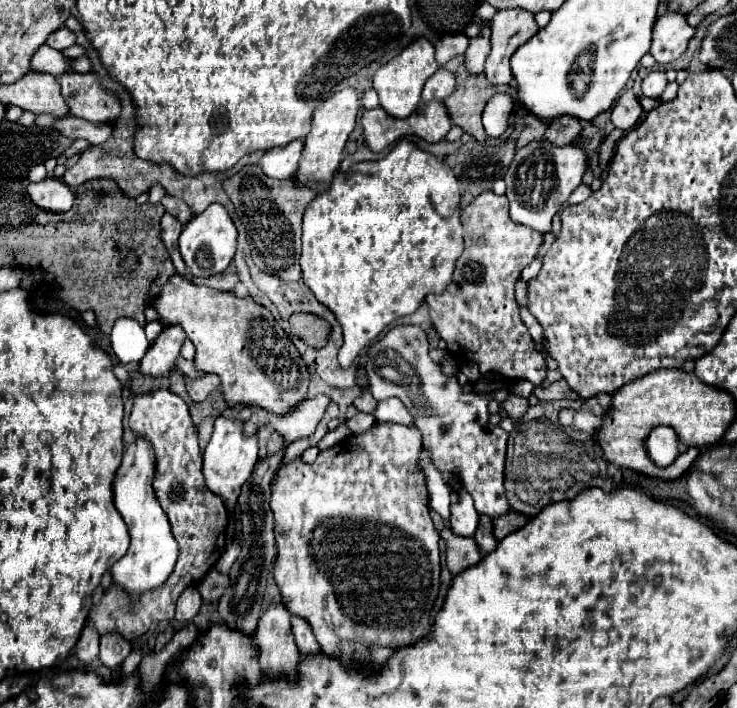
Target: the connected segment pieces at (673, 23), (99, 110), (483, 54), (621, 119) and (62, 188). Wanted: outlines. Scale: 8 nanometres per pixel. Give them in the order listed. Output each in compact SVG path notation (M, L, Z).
M665 12L653 28L653 44L649 54L659 62L659 64L669 64L677 60L685 48L687 42L693 38L695 28L687 24L683 14L677 12Z
M65 72L59 76L59 86L61 86L61 96L69 106L69 112L77 118L95 124L105 124L113 122L121 112L117 96L105 92L99 86L99 76L95 74Z
M483 24L479 36L469 40L469 48L465 50L465 64L467 64L469 74L481 74L483 72L485 58L487 58L489 50L491 50L489 36L491 36L491 30L489 30L487 24Z
M625 90L613 106L611 122L615 124L615 128L631 130L639 122L641 114L643 114L643 108L641 108L639 100L635 98L635 94L631 90Z
M51 176L37 184L29 184L27 194L37 208L45 212L57 212L57 214L69 210L75 200L73 190L63 180Z

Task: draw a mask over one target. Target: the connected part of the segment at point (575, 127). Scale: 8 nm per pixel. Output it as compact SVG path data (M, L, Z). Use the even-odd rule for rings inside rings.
M561 116L555 118L547 130L545 130L545 140L549 140L555 146L569 146L581 132L581 124L573 116Z

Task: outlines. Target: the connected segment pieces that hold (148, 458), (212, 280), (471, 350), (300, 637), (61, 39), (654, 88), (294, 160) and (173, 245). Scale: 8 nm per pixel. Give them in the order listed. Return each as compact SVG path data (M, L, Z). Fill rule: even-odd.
M137 438L137 442L133 442L125 450L121 466L117 468L113 480L113 502L119 514L123 516L125 524L129 526L131 546L127 554L121 560L117 560L117 564L113 564L111 574L113 574L113 584L125 588L129 596L143 596L151 588L159 588L161 584L165 584L179 556L179 544L173 538L169 520L161 510L151 488L153 472L155 472L153 448L149 448L149 442L145 438Z
M233 263L221 274L210 276L207 278L190 277L189 281L197 285L204 285L220 291L233 291L239 278Z
M491 190L481 192L461 212L461 224L465 250L457 258L453 280L445 292L425 298L431 322L447 342L447 352L475 362L481 374L497 374L505 380L525 378L539 386L545 380L547 366L527 326L519 318L515 282L521 270L537 256L543 234L513 222L507 198Z
M291 616L291 624L293 624L293 634L295 634L295 642L297 642L301 656L315 654L319 650L319 644L309 628L309 622L299 620L299 616Z
M63 26L63 28L55 30L55 32L47 38L47 44L49 44L49 46L53 44L53 48L55 48L55 50L69 48L69 46L73 46L73 44L75 44L75 34Z
M649 72L645 78L643 78L643 94L647 98L657 98L661 96L661 92L665 90L667 86L667 78L665 78L665 72Z
M295 140L295 142L289 142L287 146L267 150L259 160L263 174L269 178L277 178L277 180L291 178L297 170L297 164L301 158L301 148L303 148L303 142Z
M165 214L161 218L161 240L163 240L163 244L167 246L167 250L171 254L171 260L177 268L177 274L183 276L187 268L185 268L185 262L183 262L183 258L179 254L179 248L177 248L177 240L179 240L181 230L183 230L183 224L177 218L173 218L171 214Z

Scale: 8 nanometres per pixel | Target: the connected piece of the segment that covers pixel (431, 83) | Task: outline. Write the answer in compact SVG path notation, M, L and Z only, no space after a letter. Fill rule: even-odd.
M439 68L427 82L423 88L423 100L445 100L447 96L451 96L455 90L455 74L451 74L445 68Z

